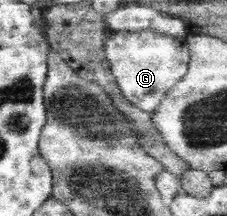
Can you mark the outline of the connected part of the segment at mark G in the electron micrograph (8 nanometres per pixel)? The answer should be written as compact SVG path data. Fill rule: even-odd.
M107 31L105 57L123 96L140 110L153 114L164 96L188 71L190 49L184 39L144 31Z

